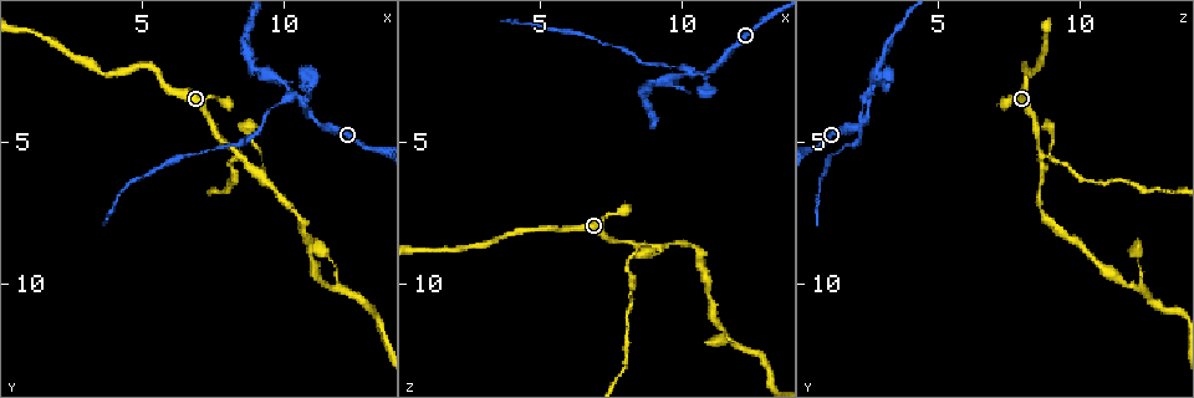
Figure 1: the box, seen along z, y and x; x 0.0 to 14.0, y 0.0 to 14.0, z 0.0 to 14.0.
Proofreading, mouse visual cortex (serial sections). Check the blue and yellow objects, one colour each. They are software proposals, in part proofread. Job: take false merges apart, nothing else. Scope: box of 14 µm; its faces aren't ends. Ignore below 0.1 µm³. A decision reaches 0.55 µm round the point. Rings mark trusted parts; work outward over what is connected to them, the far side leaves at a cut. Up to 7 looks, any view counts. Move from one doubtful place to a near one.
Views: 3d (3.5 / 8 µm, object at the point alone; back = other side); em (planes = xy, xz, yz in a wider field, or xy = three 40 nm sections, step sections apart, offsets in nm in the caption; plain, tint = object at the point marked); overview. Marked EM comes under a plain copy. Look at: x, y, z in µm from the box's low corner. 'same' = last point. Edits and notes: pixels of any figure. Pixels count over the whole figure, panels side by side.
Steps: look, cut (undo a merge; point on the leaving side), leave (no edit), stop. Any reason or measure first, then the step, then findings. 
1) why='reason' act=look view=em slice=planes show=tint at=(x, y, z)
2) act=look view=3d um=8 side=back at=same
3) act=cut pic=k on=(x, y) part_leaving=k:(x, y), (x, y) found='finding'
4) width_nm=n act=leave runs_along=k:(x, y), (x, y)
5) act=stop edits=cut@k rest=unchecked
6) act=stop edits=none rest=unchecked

why='side arm on a straight run' act=look view=3d um=3.5 at=(8.3, 5.4, 8.6)

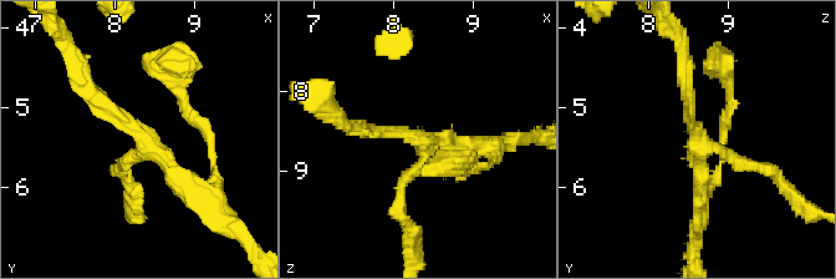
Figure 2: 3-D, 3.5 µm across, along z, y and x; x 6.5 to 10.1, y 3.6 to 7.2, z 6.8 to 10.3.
arms=3 arm_widths_nm=150,150,250 why='need the tissue' act=look view=em slice=xy step=5 show=tint at=(8.40, 5.40, 8.60)

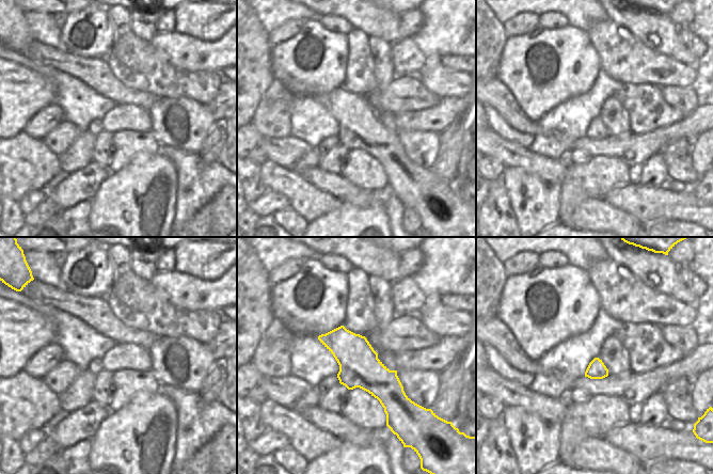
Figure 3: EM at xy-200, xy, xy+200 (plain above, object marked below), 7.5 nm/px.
act=leave runs_along=2:(83, 85), (183, 181), (210, 197) found='continuous, no second cell'

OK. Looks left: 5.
why='four arms meet' act=look view=3d um=3.5 at=(10.4, 3.3, 2.6)

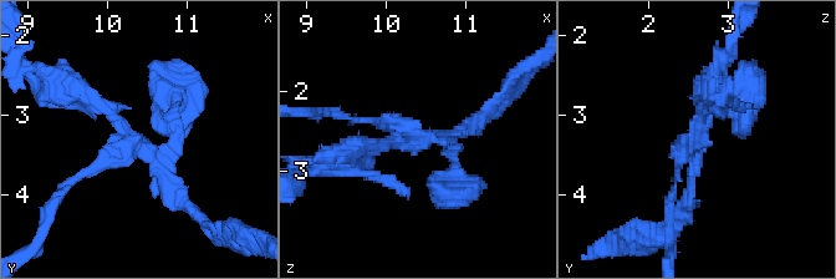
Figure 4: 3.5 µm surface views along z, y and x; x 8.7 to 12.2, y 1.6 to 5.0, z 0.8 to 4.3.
arms=4 arm_widths_nm=100,150,150,150 why='shape alone is not enough' act=look view=em slice=xy step=1 show=tint at=(10.45, 3.40, 2.60)

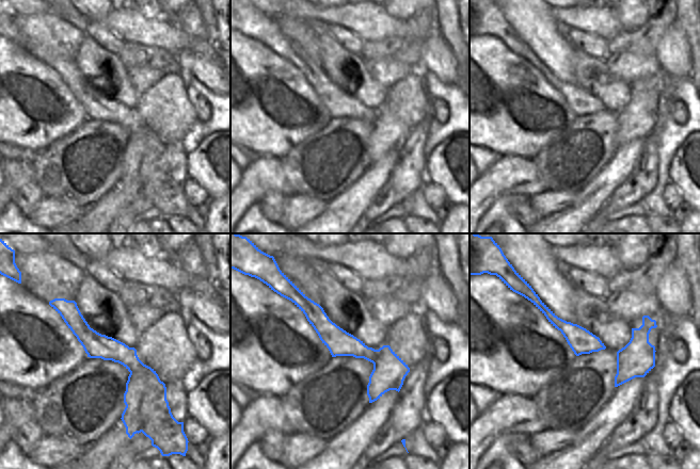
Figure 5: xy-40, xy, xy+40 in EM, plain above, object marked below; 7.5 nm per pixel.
act=look view=em slice=xy step=2 show=tint at=same

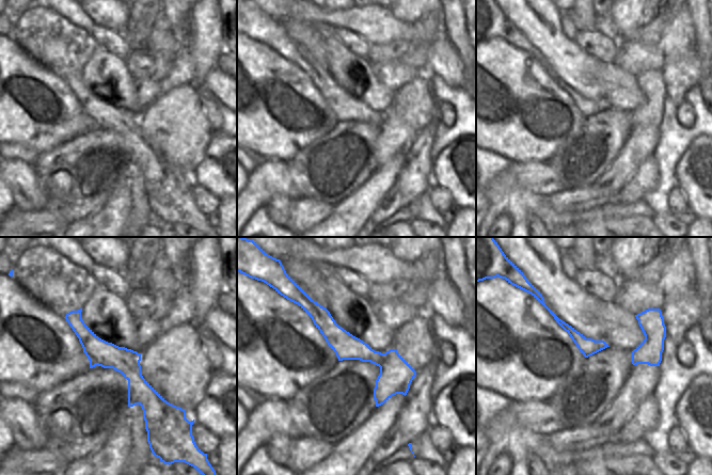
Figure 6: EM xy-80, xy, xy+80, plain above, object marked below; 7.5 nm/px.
act=cut pic=4 on=(93, 171) part_leaving=4:(131, 146), (85, 168), (46, 226) found='a second cell is stuck on'

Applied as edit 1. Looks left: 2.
act=stop edits=cut@4 rest=unchecked

